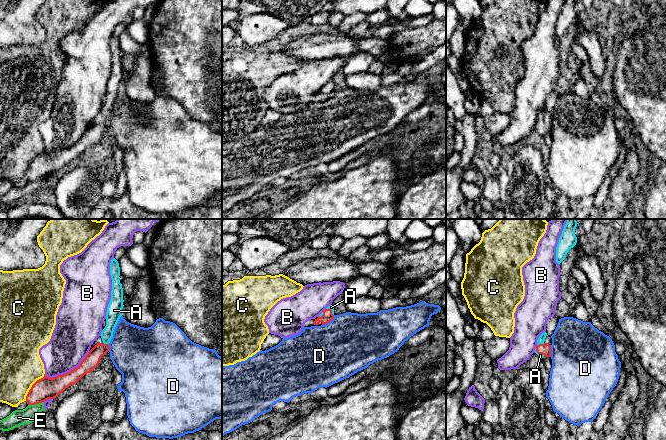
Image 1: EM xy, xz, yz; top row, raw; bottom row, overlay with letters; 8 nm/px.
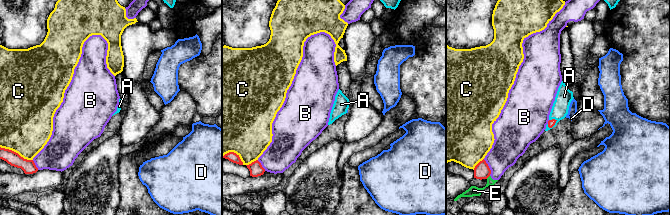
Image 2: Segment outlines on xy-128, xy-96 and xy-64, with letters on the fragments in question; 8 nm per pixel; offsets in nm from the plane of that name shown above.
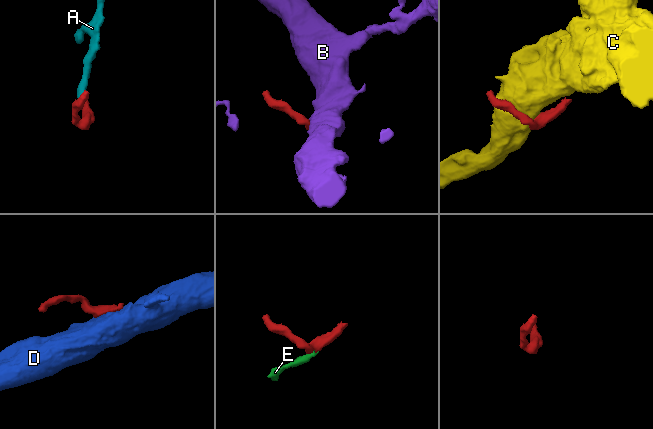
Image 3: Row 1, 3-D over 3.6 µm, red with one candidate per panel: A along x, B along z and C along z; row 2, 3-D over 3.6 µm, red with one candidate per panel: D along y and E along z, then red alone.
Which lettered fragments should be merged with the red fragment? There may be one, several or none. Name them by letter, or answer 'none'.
A

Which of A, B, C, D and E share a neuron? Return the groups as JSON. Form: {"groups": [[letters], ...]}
{"groups": [["A"], ["B", "E"], ["C"], ["D"]]}

